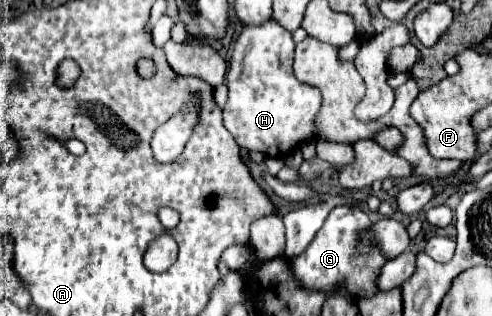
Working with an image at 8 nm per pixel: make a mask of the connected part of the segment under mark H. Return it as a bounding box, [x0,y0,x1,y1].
[223,19,321,157]

